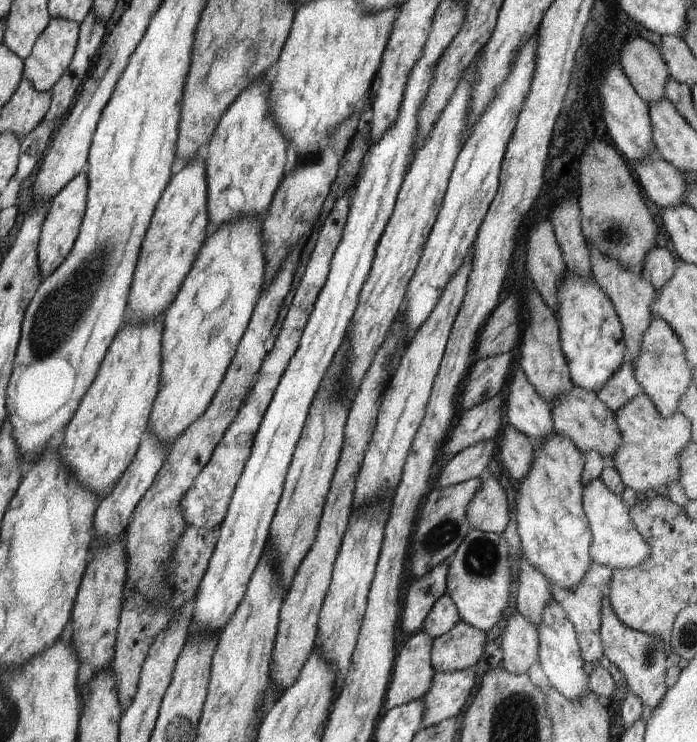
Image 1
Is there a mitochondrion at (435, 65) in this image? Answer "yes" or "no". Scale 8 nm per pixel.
no

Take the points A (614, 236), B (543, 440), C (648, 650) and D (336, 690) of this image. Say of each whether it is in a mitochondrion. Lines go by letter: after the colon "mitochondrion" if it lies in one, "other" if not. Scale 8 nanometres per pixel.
A: mitochondrion
B: other
C: mitochondrion
D: other

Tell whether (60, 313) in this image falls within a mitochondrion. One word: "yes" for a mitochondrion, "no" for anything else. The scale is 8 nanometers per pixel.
yes

